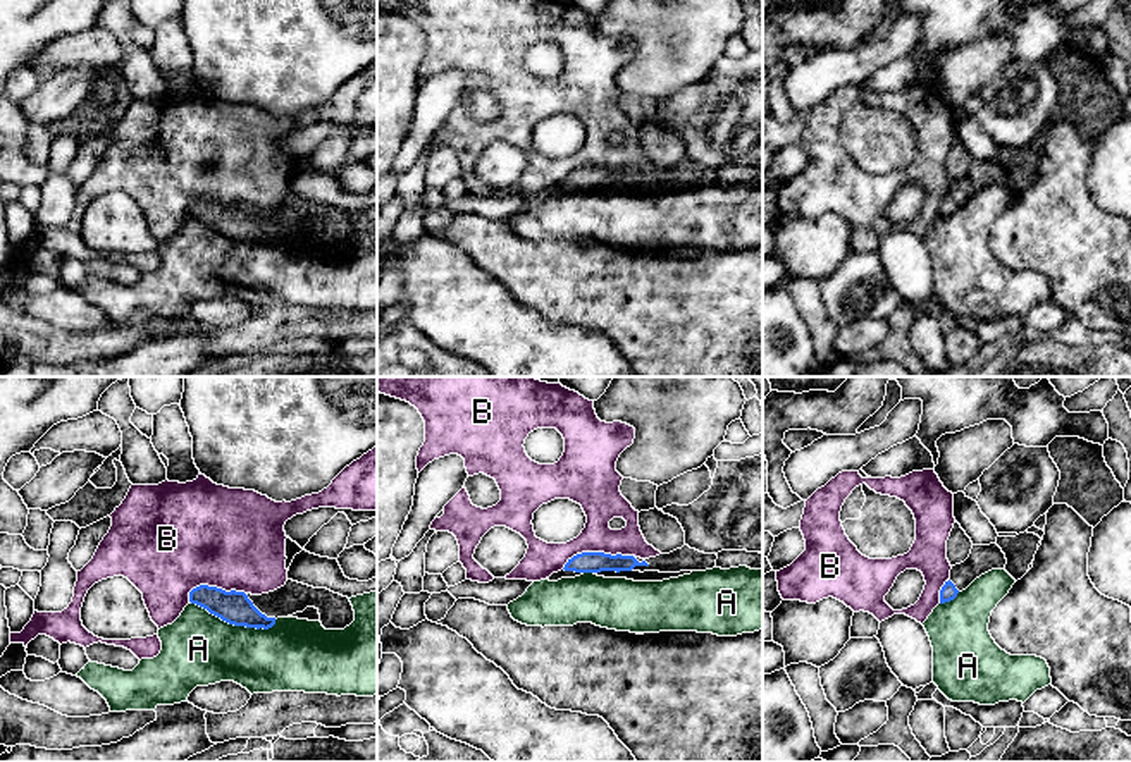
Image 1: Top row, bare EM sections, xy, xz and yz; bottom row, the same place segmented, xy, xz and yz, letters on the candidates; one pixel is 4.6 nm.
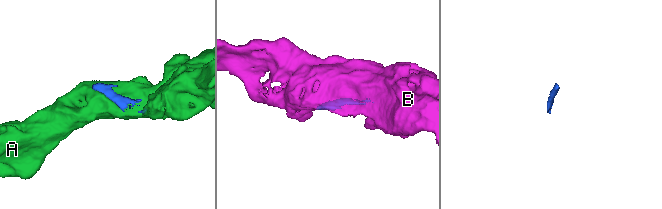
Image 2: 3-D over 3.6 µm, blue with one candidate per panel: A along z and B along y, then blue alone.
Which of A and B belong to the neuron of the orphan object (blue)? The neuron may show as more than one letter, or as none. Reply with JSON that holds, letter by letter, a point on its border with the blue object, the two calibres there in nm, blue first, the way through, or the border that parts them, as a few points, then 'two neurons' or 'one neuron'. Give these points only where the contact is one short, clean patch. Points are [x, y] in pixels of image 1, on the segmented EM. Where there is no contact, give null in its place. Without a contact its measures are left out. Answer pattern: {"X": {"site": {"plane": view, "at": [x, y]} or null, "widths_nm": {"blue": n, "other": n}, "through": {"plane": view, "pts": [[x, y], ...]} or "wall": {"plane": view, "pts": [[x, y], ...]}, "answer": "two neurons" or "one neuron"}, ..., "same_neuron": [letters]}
{"A": {"site": {"plane": "xy", "at": [234, 625]}, "widths_nm": {"blue": 160, "other": 340}, "answer": "two neurons"}, "B": {"site": {"plane": "xz", "at": [596, 553]}, "widths_nm": {"blue": 100, "other": 190}, "wall": {"plane": "xz", "pts": [[632, 554], [577, 553], [562, 568]]}, "answer": "two neurons"}, "same_neuron": []}

